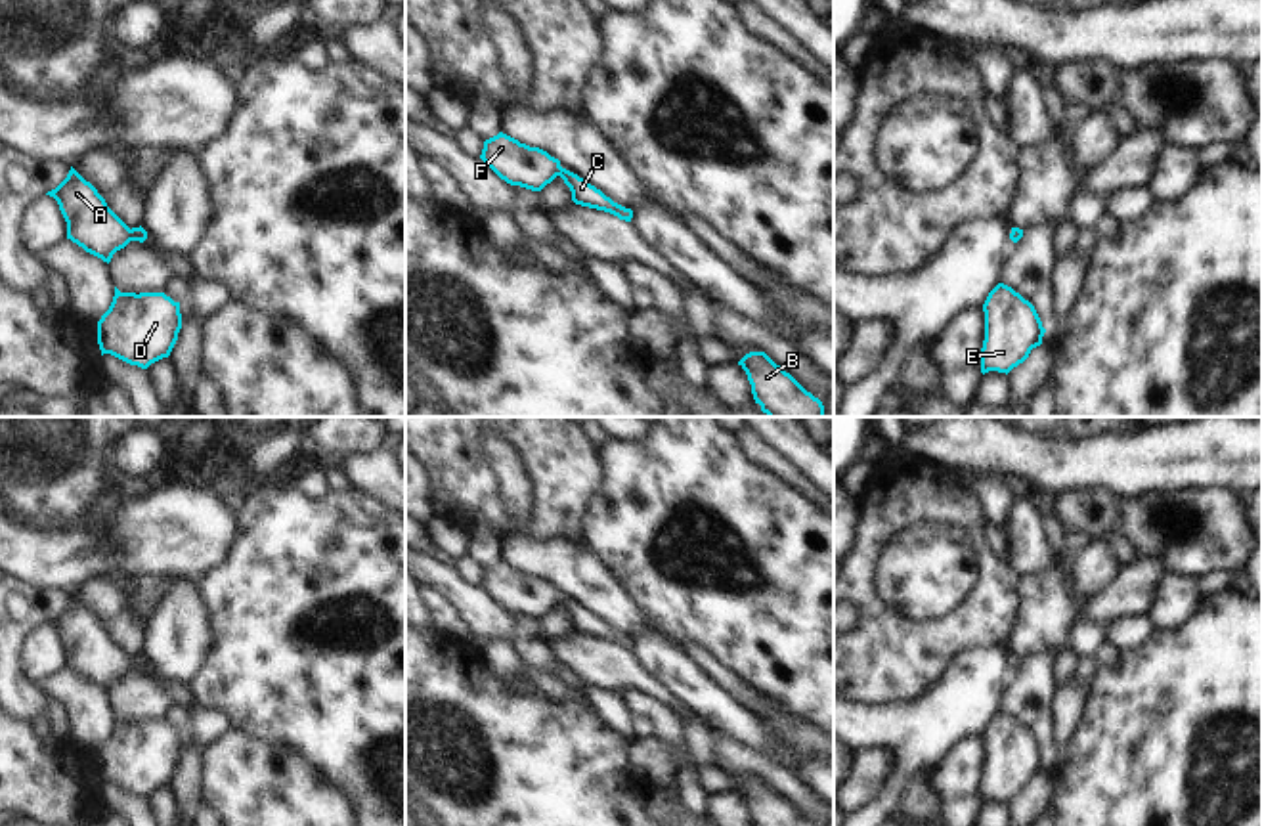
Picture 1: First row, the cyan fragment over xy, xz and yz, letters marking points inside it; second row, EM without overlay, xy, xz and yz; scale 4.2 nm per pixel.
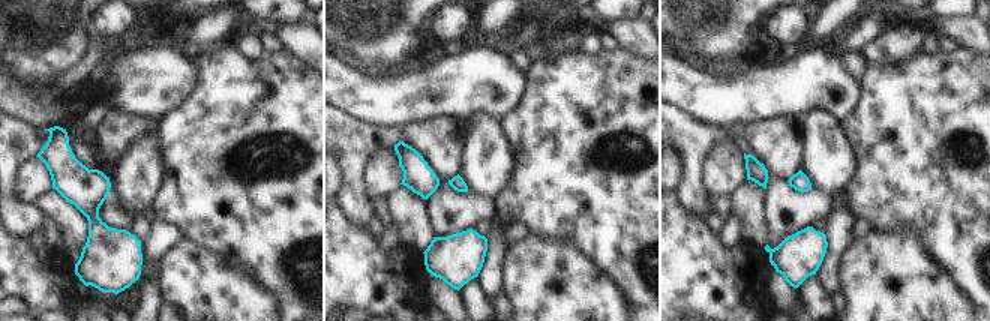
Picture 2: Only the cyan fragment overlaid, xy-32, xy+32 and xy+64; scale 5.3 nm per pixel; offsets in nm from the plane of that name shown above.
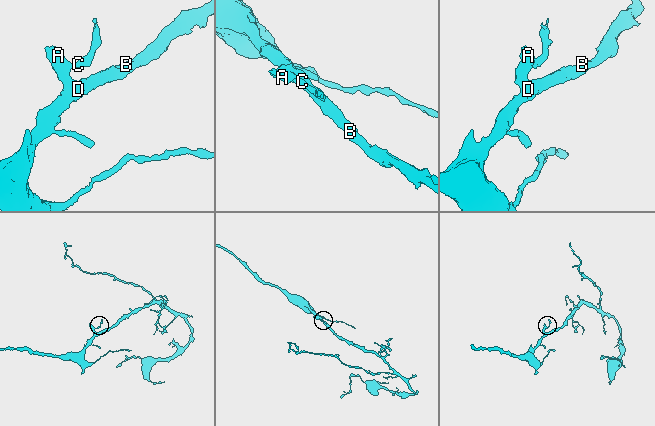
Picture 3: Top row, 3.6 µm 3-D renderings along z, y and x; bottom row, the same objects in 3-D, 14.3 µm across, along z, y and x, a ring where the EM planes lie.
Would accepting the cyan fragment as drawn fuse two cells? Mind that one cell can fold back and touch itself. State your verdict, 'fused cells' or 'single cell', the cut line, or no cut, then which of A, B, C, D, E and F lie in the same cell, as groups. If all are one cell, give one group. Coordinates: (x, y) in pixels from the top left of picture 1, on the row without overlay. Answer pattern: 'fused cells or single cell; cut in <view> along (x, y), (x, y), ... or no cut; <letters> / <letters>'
single cell; no cut; A B C D E F

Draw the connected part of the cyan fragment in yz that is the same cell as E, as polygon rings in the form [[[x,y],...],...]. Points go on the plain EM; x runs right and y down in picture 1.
[[[1004,711],[989,721],[983,740],[981,801],[1008,803],[1029,786],[1033,776],[1042,772],[1046,757],[1034,734]]]

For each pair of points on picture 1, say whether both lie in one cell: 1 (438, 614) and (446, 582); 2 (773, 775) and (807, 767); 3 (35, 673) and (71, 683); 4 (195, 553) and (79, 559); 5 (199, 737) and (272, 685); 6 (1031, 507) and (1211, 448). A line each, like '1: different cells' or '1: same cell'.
1: different cells
2: different cells
3: different cells
4: same cell
5: different cells
6: different cells

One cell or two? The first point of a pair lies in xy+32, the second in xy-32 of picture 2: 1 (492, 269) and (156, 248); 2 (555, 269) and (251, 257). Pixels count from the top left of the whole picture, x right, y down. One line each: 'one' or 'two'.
1: two
2: two

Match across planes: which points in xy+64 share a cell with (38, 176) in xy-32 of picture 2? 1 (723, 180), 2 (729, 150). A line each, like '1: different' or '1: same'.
1: same
2: same

